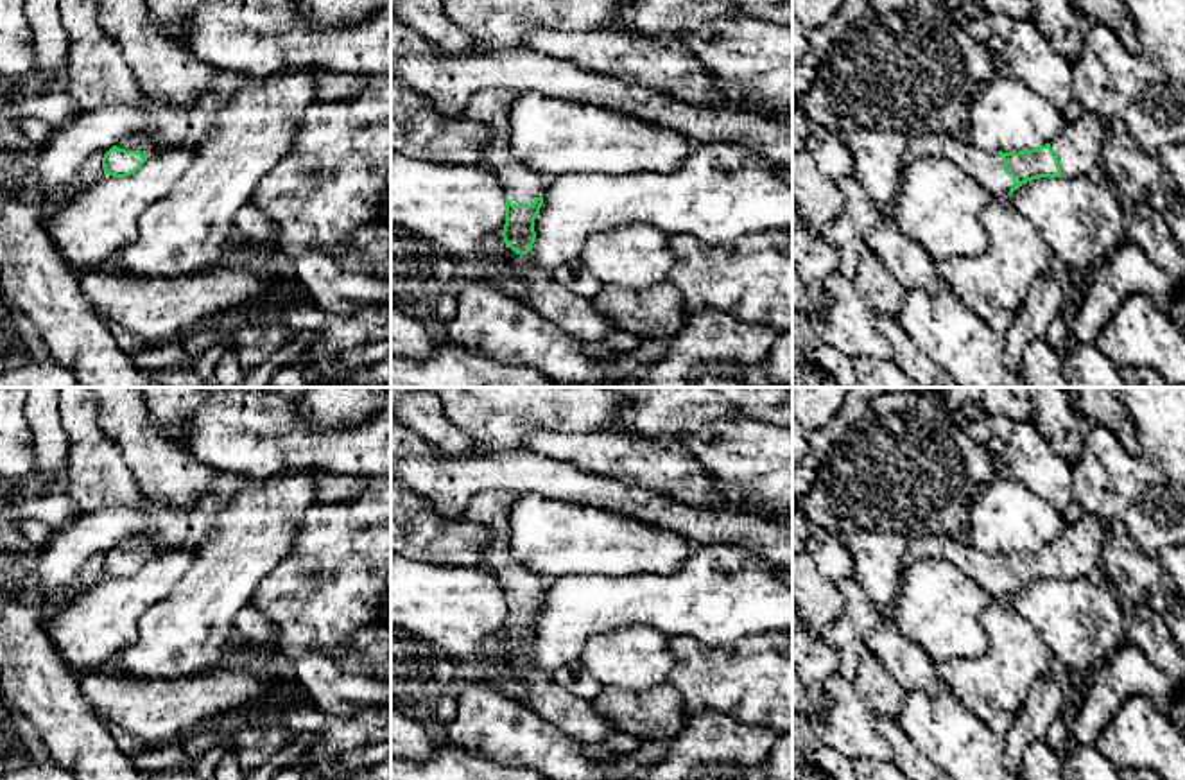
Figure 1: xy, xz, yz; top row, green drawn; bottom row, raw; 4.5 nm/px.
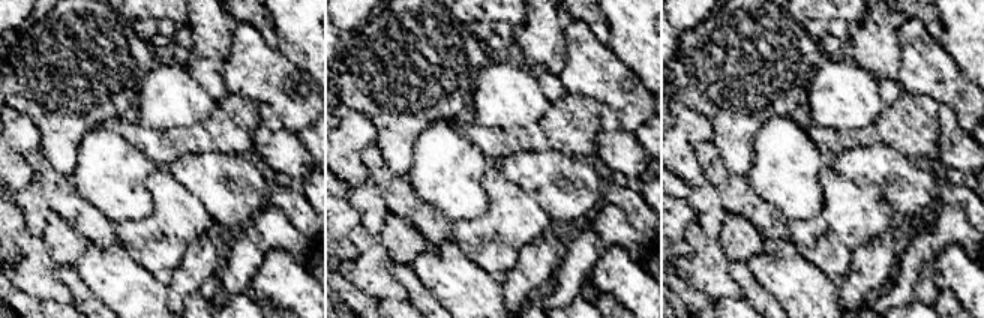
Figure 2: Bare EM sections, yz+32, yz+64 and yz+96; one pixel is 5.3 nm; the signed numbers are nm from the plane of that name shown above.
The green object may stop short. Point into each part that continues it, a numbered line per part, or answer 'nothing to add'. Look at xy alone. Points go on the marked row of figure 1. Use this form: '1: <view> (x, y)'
1: xy (142, 144)

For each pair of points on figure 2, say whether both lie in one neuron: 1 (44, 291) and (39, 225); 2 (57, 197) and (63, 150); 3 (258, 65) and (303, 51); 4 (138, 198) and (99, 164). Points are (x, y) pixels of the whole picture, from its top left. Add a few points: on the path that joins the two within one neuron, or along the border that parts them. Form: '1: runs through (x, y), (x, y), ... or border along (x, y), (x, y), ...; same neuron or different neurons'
1: border along (26, 225), (41, 237); different neurons
2: border along (41, 147), (51, 167), (71, 177); different neurons
3: border along (276, 47), (309, 78); different neurons
4: runs through (129, 194), (108, 173); same neuron

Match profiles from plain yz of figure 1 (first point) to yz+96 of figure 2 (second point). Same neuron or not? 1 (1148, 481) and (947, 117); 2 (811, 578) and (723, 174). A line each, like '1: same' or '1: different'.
1: different
2: different

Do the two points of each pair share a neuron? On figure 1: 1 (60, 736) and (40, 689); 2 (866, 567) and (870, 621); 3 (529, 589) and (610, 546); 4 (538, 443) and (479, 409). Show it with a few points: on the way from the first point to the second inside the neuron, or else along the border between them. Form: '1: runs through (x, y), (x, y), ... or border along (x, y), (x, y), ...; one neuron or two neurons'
1: runs through (60, 725), (60, 712), (51, 700); one neuron
2: border along (854, 578), (872, 601), (891, 610); two neurons
3: border along (513, 558), (529, 571), (551, 580); two neurons
4: border along (569, 429), (533, 431), (520, 449); two neurons

